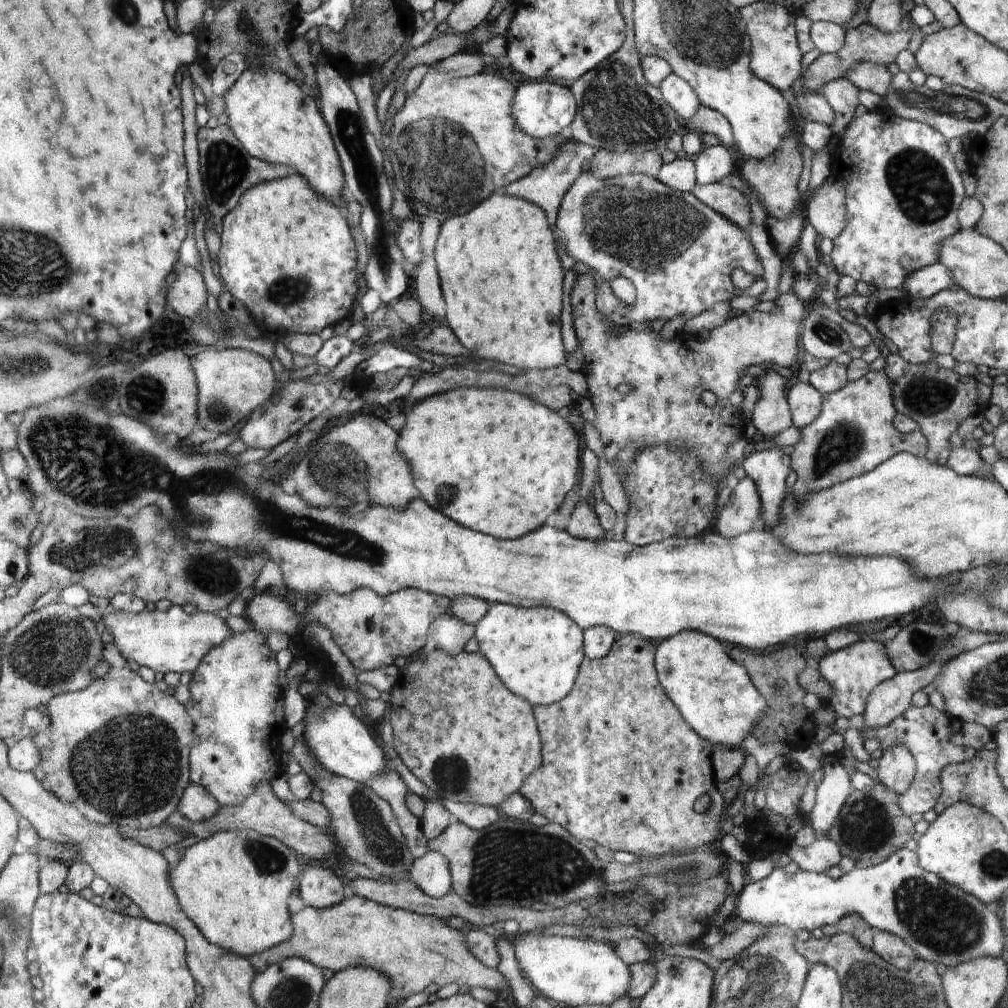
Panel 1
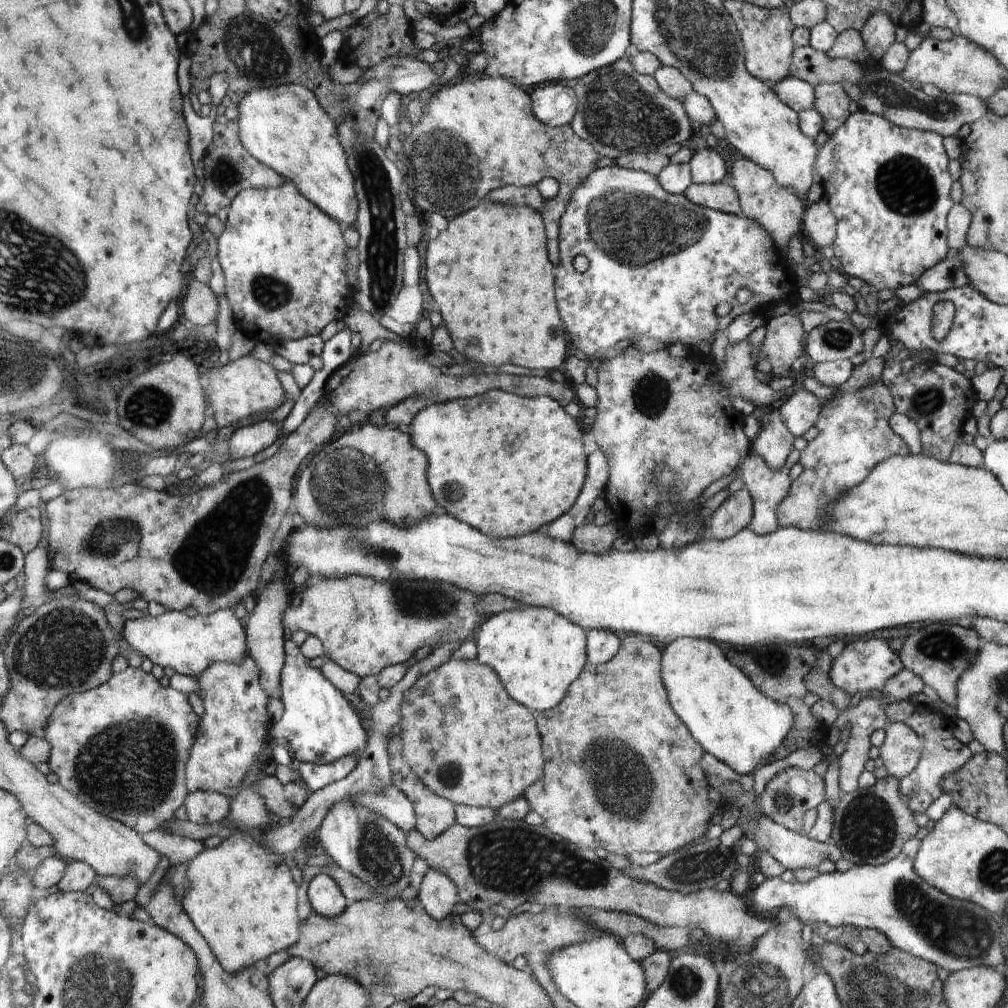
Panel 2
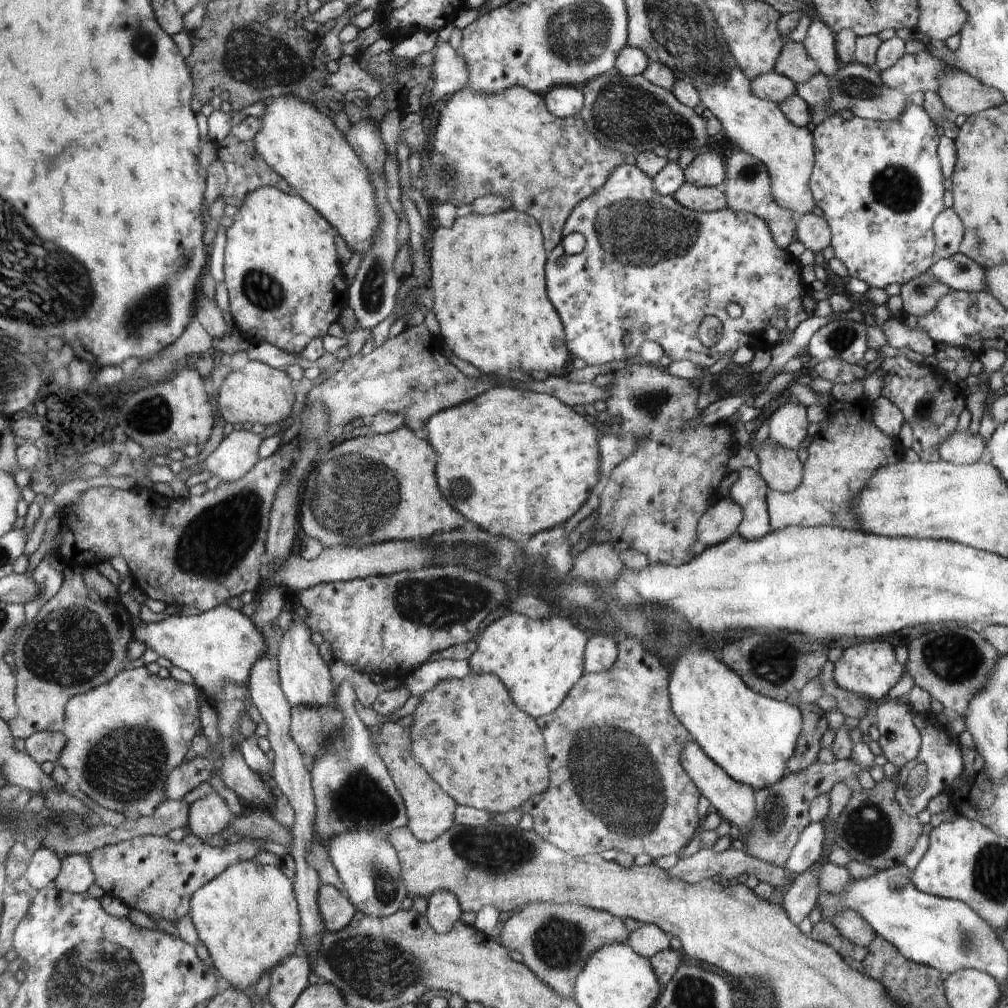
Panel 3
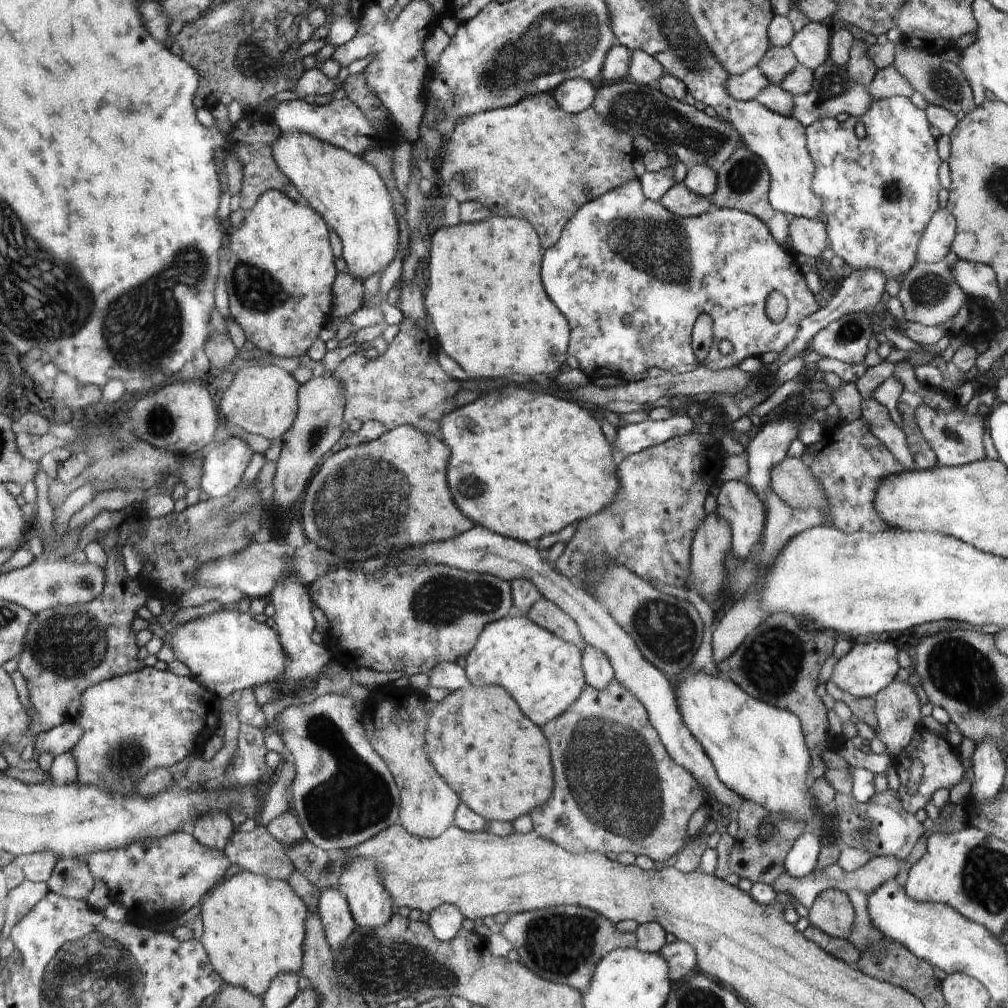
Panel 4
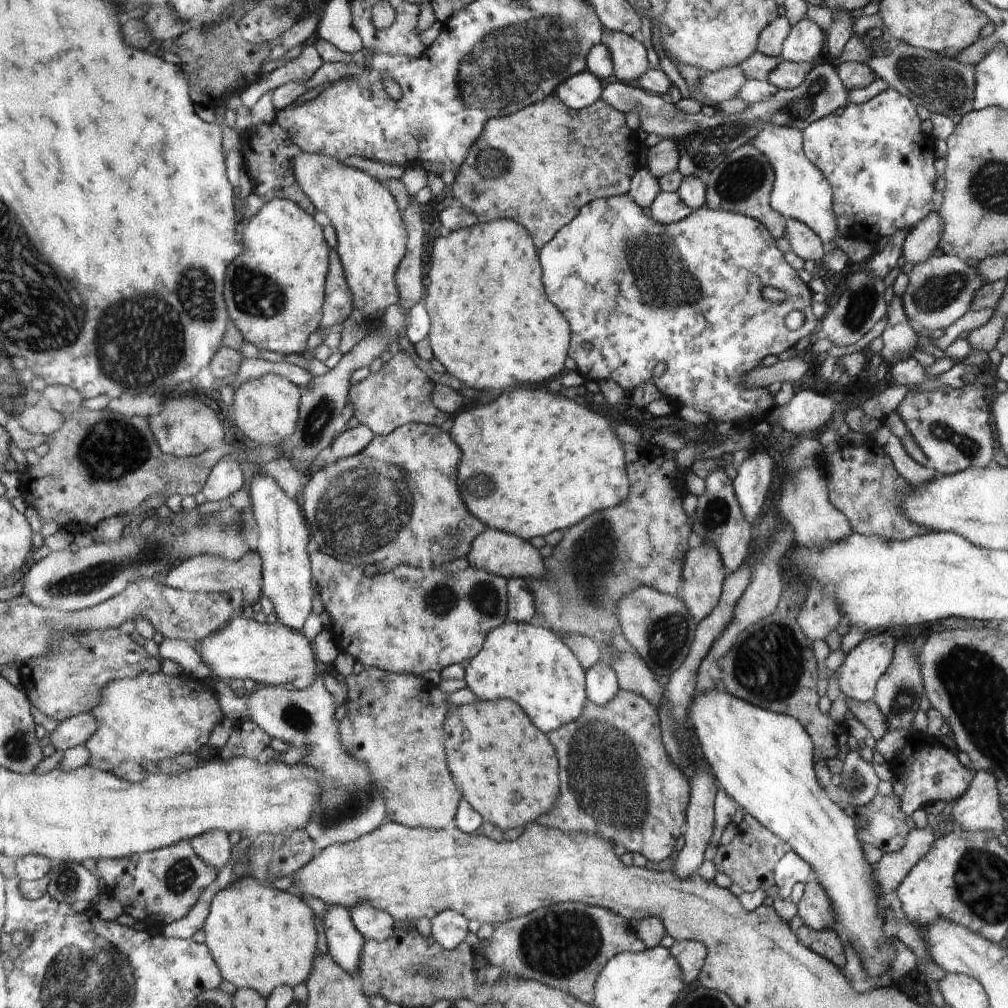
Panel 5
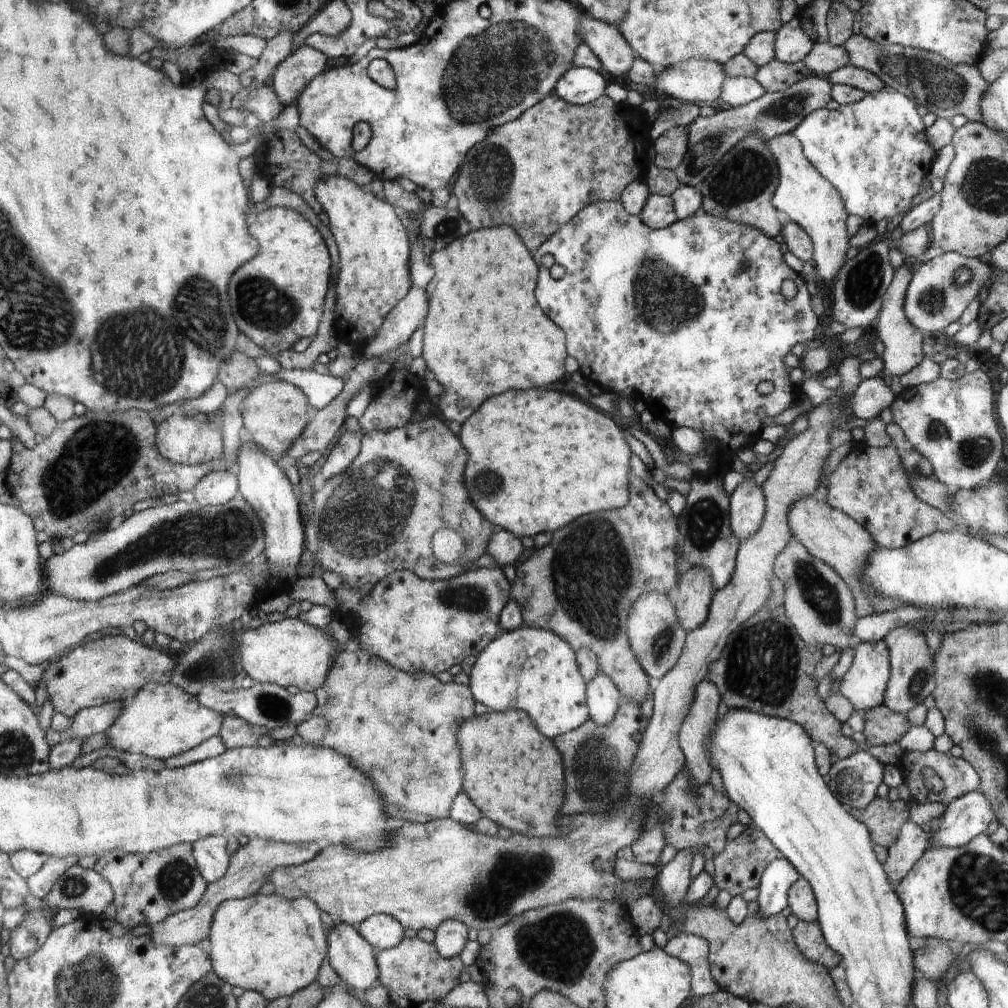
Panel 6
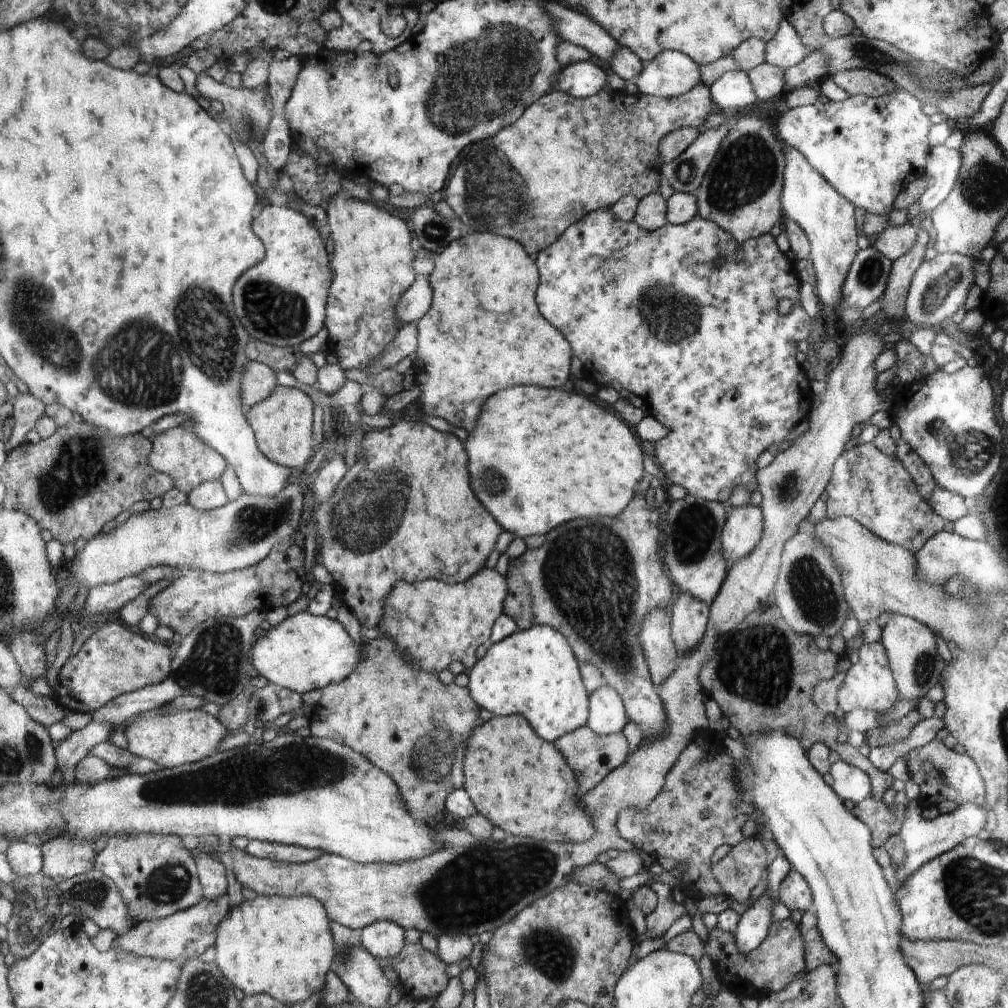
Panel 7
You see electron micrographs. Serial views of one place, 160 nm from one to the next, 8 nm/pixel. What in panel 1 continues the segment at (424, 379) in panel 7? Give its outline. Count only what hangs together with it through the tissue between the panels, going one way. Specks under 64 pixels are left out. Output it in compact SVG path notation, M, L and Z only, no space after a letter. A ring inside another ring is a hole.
M494 194L468 216L444 222L437 240L436 268L446 300L446 318L474 356L506 362L520 371L566 364L560 334L564 270L542 208Z

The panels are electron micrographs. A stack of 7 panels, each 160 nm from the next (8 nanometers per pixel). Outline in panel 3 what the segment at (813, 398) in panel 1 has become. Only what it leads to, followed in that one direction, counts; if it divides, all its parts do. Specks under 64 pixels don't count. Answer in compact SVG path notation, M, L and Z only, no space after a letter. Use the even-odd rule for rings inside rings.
M802 403L779 406L767 423L770 428L768 441L797 450L805 445L810 422L806 417L806 407Z

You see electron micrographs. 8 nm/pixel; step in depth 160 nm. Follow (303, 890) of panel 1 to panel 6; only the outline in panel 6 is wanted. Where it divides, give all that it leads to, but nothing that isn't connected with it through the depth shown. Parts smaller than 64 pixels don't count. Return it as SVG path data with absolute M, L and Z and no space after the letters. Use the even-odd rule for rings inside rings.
M338 922L329 930L328 962L350 988L366 990L378 984L381 975L372 947L350 923Z

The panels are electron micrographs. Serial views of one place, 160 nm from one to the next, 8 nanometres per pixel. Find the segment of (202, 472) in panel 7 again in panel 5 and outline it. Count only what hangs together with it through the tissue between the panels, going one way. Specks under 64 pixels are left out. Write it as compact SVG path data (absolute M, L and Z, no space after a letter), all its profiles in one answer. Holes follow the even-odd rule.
M178 395L176 398L167 398L158 414L148 417L150 430L157 439L160 450L169 455L189 457L204 453L216 441L224 439L222 424L218 422L212 408L196 400L194 396Z

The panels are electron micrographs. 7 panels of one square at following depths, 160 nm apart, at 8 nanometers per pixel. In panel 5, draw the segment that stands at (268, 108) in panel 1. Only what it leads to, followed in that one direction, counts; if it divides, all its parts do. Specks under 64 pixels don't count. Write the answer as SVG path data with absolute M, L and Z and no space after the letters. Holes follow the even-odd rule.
M300 150L293 156L291 167L302 193L310 199L316 211L326 213L331 220L338 242L335 249L340 257L347 285L353 294L353 305L365 314L366 326L371 331L379 324L378 318L382 316L385 308L397 303L399 297L394 273L406 252L406 228L396 208L397 199L380 180L330 155Z

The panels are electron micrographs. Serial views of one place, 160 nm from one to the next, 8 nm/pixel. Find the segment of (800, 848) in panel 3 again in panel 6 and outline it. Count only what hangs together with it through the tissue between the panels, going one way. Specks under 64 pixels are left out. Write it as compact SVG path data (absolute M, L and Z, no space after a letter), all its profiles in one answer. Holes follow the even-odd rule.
M779 856L768 864L758 885L760 890L757 898L760 905L758 914L772 916L781 913L786 906L789 906L789 888L800 875L786 857Z

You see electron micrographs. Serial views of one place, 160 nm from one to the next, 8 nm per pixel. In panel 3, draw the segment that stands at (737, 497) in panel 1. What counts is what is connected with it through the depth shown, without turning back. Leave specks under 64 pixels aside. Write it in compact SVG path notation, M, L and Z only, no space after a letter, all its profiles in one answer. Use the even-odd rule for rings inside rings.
M716 498L698 521L697 540L706 547L716 546L736 534L742 519L743 510L737 502Z

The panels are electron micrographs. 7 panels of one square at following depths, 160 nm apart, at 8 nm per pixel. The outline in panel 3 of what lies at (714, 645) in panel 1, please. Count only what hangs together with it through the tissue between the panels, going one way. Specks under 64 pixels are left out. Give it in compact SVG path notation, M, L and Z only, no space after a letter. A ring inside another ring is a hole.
M700 644L684 649L679 657L675 660L676 663L672 667L669 678L669 697L671 702L672 712L676 715L676 718L684 725L684 728L689 732L689 736L692 740L698 743L698 746L718 765L726 771L728 776L731 776L734 780L741 782L742 784L751 786L753 790L766 788L776 784L788 771L787 762L792 753L794 747L802 730L803 720L800 709L797 709L790 703L779 701L760 693L755 693L748 688L748 685L732 670L729 666L726 666L720 659L716 659L714 654L706 648L700 648Z

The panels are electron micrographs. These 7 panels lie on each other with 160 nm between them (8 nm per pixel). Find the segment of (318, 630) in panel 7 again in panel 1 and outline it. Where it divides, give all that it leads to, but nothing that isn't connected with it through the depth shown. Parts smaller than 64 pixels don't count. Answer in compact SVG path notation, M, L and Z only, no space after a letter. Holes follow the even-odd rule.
M173 605L166 612L145 609L138 614L130 614L112 610L101 618L100 623L112 634L112 643L120 650L123 659L163 675L168 672L193 674L210 650L224 644L233 633L226 620L217 613L197 611L186 614L179 605Z

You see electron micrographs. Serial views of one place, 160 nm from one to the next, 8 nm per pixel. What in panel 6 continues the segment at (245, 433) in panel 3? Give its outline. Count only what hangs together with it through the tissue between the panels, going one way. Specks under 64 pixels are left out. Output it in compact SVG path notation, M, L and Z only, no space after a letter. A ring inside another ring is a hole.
M213 471L209 473L194 489L195 501L200 506L216 506L226 504L239 495L237 472Z

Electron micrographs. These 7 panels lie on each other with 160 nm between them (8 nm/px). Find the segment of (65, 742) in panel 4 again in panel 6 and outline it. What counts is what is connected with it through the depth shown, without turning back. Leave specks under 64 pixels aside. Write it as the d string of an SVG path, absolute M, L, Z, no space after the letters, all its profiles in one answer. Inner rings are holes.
M121 701L86 707L71 718L70 726L62 737L84 740L94 734L105 733L117 720L122 707Z

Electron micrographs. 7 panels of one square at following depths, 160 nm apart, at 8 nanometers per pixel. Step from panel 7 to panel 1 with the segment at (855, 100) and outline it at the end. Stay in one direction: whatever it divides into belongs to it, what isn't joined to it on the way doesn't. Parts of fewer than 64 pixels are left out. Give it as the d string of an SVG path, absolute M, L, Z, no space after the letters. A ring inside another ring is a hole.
M888 106L878 110L867 111L866 114L857 118L854 117L845 129L846 134L844 134L844 138L840 140L840 145L836 147L836 152L831 156L834 163L830 177L839 178L846 183L846 222L844 230L833 240L833 248L830 252L831 265L839 275L850 276L856 282L862 280L866 284L874 285L877 289L900 289L906 277L909 277L915 270L938 261L939 244L961 228L958 209L966 197L964 196L962 177L960 177L960 172L954 164L954 151L950 148L951 142L947 141L944 135L933 126L899 117Z

